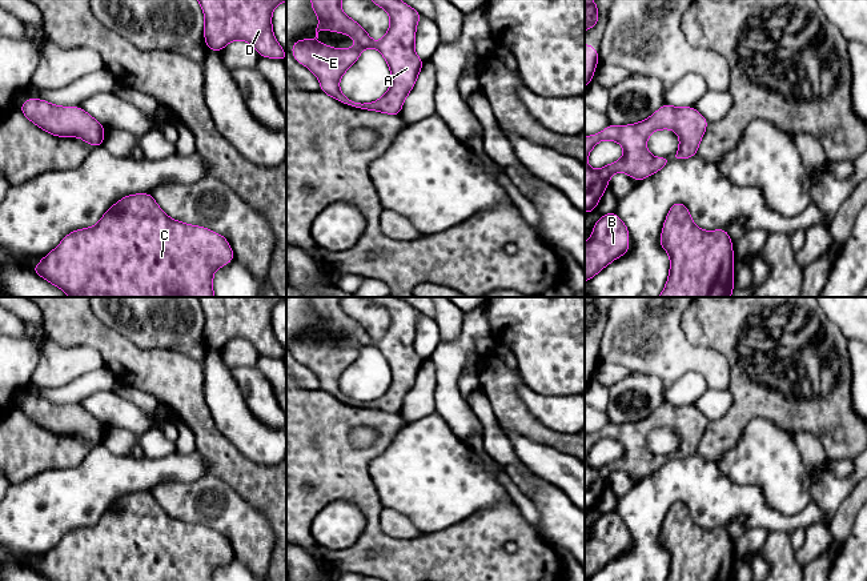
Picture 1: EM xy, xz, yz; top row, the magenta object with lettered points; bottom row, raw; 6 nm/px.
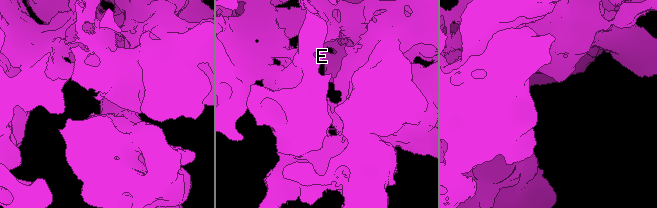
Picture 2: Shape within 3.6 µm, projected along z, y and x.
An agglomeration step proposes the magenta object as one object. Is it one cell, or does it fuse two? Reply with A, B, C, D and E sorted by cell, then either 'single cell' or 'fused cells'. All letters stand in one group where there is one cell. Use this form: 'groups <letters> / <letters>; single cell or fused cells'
groups A B C D E; single cell

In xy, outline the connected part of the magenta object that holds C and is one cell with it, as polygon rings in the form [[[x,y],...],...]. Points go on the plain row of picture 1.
[[[150,492],[128,493],[109,505],[92,526],[73,529],[32,569],[49,581],[213,581],[216,568],[228,564],[234,552],[228,538],[208,526],[170,517]]]

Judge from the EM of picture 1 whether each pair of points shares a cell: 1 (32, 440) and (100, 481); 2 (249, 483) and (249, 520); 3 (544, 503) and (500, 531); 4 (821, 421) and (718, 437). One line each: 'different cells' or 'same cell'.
1: different cells
2: different cells
3: different cells
4: same cell

